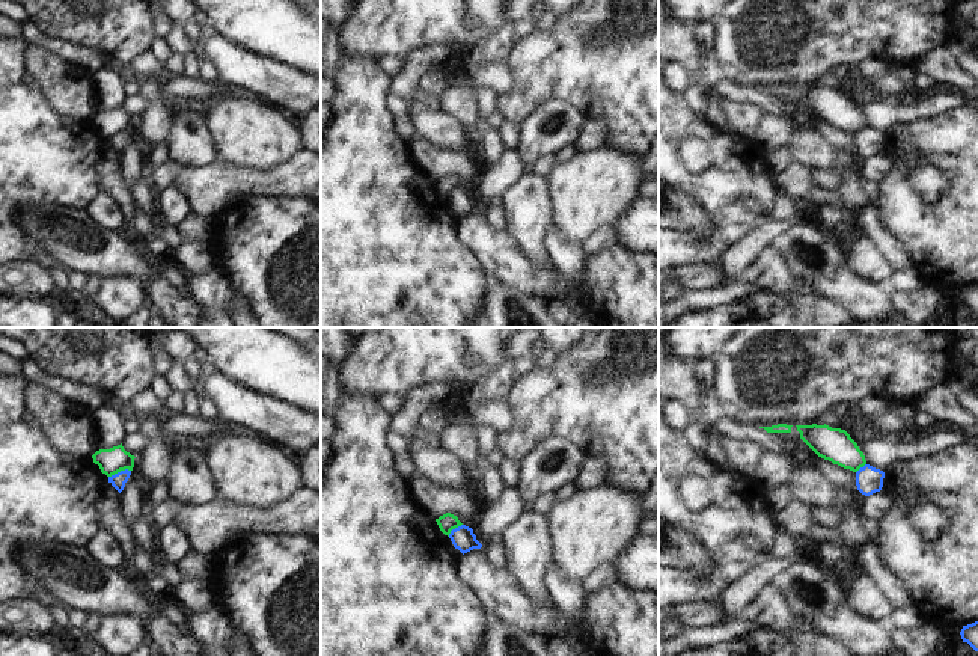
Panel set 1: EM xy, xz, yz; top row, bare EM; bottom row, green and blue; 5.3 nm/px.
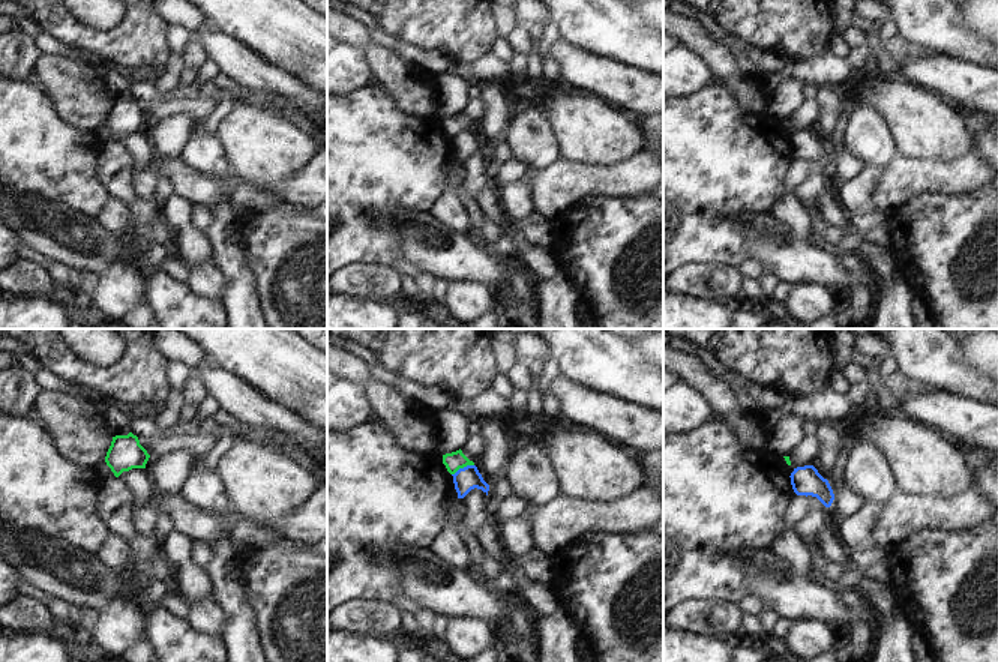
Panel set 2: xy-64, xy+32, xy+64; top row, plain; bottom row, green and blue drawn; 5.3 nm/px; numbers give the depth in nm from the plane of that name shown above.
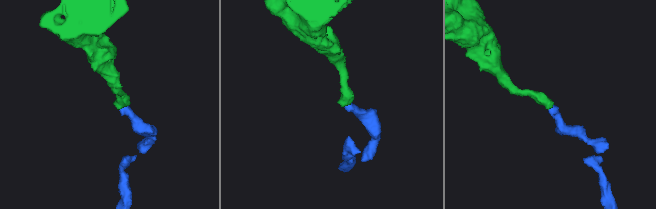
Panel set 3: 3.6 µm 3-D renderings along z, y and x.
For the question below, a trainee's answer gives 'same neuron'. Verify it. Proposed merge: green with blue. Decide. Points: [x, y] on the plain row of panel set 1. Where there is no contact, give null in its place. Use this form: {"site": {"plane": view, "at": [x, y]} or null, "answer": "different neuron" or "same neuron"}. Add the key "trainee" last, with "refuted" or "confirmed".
{"site": {"plane": "xy", "at": [119, 133]}, "answer": "different neuron", "trainee": "refuted"}

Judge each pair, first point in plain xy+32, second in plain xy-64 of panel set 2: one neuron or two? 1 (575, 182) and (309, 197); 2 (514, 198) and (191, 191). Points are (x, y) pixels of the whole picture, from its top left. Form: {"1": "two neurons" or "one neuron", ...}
{"1": "one neuron", "2": "two neurons"}

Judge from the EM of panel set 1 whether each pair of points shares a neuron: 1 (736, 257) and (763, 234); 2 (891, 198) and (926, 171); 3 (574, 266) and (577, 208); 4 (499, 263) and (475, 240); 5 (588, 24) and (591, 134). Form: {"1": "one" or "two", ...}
{"1": "one", "2": "two", "3": "two", "4": "one", "5": "two"}

